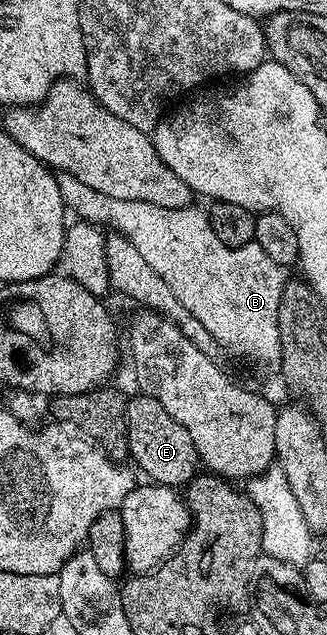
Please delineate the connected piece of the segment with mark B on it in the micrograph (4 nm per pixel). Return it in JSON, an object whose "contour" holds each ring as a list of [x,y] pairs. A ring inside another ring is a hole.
{"contour":[[[60,173],[57,177],[57,188],[61,190],[61,200],[64,211],[71,210],[76,219],[96,226],[113,224],[118,233],[129,238],[137,252],[140,253],[149,266],[172,289],[179,303],[185,305],[185,310],[191,312],[199,320],[209,334],[223,347],[228,355],[235,355],[250,360],[250,366],[259,374],[269,376],[277,374],[282,369],[280,325],[277,315],[280,312],[281,296],[284,286],[289,281],[286,267],[274,263],[272,259],[255,241],[247,245],[229,246],[218,239],[217,232],[209,223],[204,209],[189,205],[185,209],[160,208],[157,204],[137,200],[118,200],[117,197],[106,196],[89,184],[77,180],[77,176]]]}

